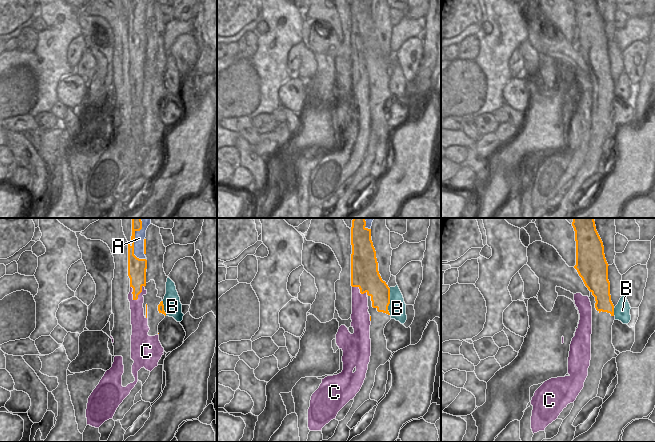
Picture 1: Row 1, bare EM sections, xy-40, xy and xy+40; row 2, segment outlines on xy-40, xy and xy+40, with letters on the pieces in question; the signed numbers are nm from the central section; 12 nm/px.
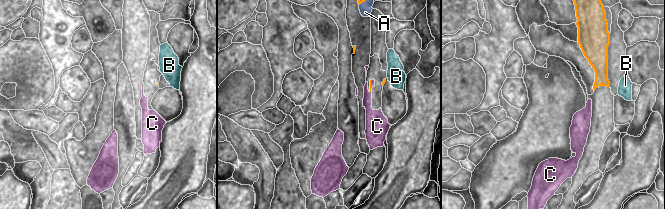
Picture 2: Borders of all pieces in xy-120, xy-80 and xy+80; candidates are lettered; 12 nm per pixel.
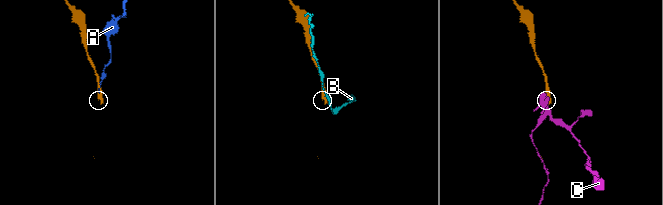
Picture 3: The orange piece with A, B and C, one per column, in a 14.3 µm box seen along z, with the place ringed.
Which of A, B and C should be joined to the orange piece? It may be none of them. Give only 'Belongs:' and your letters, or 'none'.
Belongs: none

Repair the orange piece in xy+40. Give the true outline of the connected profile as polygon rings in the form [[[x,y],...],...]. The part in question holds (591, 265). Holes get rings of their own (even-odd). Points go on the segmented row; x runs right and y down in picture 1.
[[[573,218],[576,265],[579,276],[590,291],[592,306],[591,360],[584,387],[573,402],[570,414],[563,420],[559,432],[541,442],[572,442],[576,427],[572,424],[582,408],[598,394],[602,369],[618,355],[612,344],[612,325],[615,320],[611,301],[608,263],[603,242],[596,230],[595,218]]]

